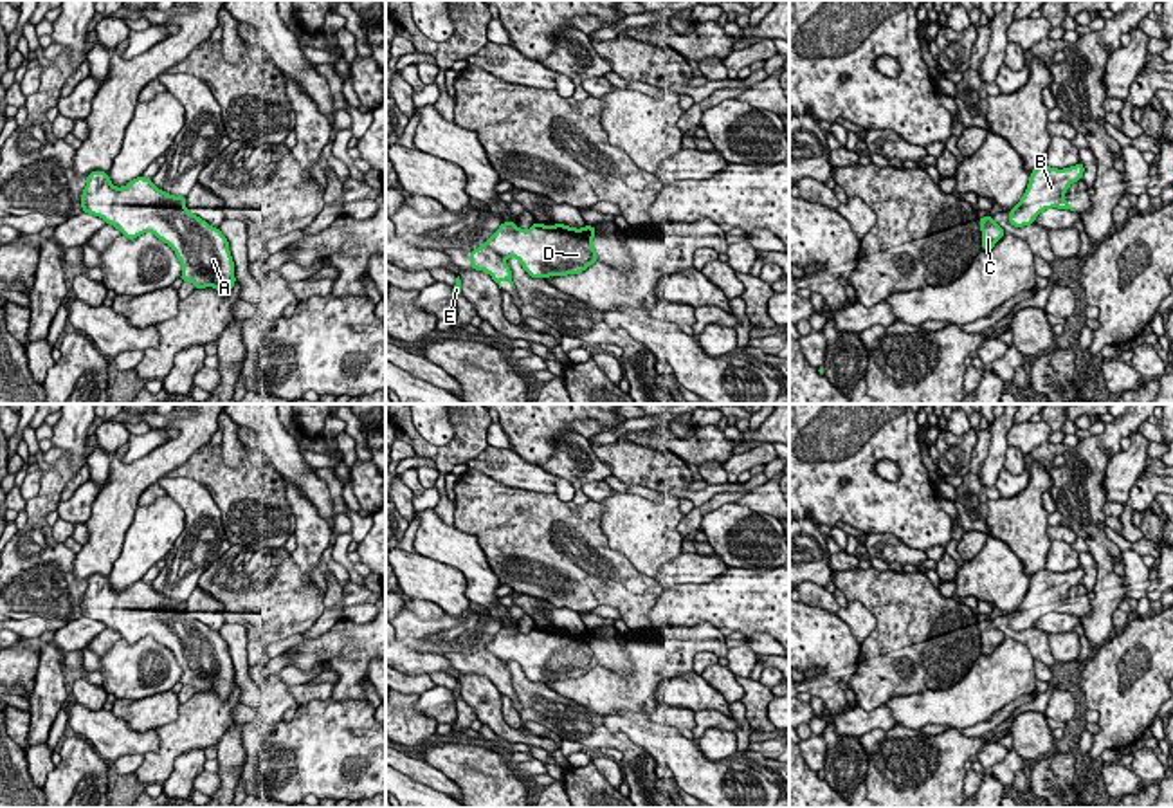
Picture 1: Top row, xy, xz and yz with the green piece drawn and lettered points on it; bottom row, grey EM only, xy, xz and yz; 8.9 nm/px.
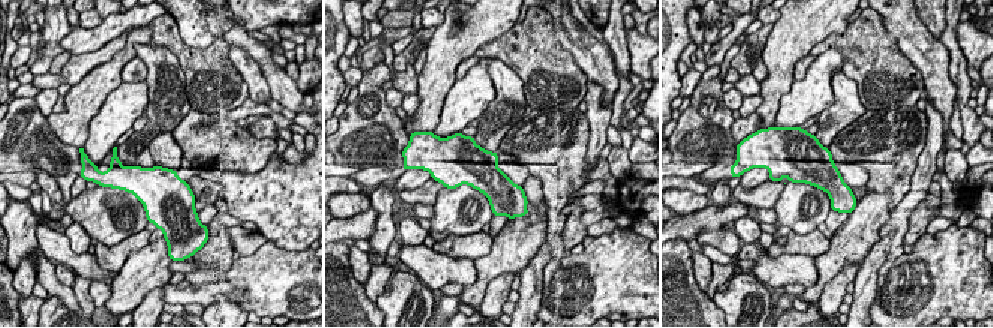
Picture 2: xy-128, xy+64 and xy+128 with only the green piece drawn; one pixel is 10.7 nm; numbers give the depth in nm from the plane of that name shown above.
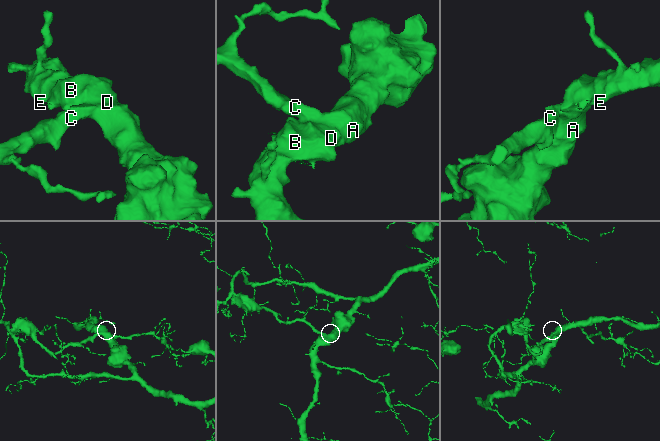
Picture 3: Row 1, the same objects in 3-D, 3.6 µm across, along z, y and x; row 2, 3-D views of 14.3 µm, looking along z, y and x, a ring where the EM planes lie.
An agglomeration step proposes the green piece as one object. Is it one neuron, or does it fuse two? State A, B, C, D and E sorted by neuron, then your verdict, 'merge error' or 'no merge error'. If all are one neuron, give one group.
A B C D E; no merge error

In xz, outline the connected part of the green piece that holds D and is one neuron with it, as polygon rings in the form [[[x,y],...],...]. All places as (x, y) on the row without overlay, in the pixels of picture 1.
[[[503,626],[499,633],[479,651],[470,653],[472,675],[485,675],[499,689],[512,685],[506,662],[517,662],[532,682],[568,680],[586,675],[598,664],[591,647],[595,629],[575,633],[564,628],[532,628],[528,635],[514,626]]]

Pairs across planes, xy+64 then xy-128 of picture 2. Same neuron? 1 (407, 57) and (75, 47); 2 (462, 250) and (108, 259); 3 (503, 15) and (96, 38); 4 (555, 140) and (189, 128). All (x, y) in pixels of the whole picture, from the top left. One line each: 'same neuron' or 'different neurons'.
1: different neurons
2: same neuron
3: different neurons
4: same neuron

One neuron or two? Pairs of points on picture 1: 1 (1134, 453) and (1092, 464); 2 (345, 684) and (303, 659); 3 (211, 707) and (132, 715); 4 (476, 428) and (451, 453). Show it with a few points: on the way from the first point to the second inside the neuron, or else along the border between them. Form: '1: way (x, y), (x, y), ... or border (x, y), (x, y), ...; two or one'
1: border (1119, 449), (1107, 464), (1105, 500); two
2: way (345, 670), (330, 655), (318, 655); one
3: border (181, 704), (179, 715), (173, 720), (154, 727); two
4: way (471, 433), (456, 448); one

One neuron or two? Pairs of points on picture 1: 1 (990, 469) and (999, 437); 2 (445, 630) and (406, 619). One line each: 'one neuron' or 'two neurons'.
1: one neuron
2: one neuron

